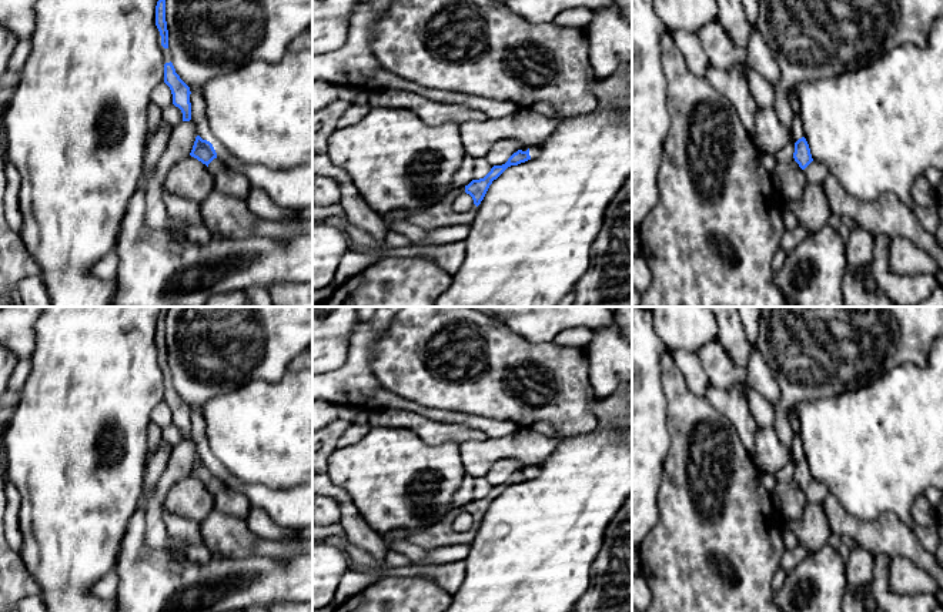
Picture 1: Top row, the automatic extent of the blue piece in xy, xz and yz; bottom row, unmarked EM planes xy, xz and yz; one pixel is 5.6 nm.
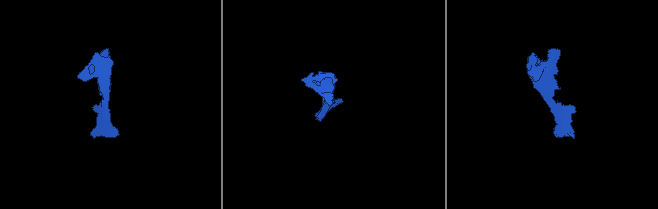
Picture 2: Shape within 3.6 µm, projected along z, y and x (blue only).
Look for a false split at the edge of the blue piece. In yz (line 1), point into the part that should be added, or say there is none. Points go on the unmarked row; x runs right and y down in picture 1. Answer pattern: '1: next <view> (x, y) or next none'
1: next yz (796, 451)

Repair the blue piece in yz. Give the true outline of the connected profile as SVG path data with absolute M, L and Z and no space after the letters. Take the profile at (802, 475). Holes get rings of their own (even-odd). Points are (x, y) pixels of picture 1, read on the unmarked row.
M792 408L787 409L789 425L793 429L793 447L790 449L792 461L795 464L793 478L802 489L805 489L812 481L812 474L806 458L803 457L802 439L799 432L797 415Z

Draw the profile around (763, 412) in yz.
M753 388L749 389L748 407L752 417L755 418L759 428L773 428L775 427L775 405L770 404L763 395L760 395Z

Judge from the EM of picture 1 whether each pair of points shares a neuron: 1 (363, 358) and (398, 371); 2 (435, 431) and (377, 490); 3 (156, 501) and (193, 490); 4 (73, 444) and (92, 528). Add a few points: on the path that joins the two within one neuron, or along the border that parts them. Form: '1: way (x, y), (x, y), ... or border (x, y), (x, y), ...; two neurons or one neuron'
1: border (384, 330), (373, 347), (371, 370), (387, 391); two neurons
2: border (394, 425), (414, 431), (425, 442), (457, 444); two neurons
3: border (189, 474), (167, 492), (163, 505); two neurons
4: way (79, 465), (79, 507); one neuron

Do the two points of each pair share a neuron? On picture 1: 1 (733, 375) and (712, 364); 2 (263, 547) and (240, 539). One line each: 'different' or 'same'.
1: same
2: same

